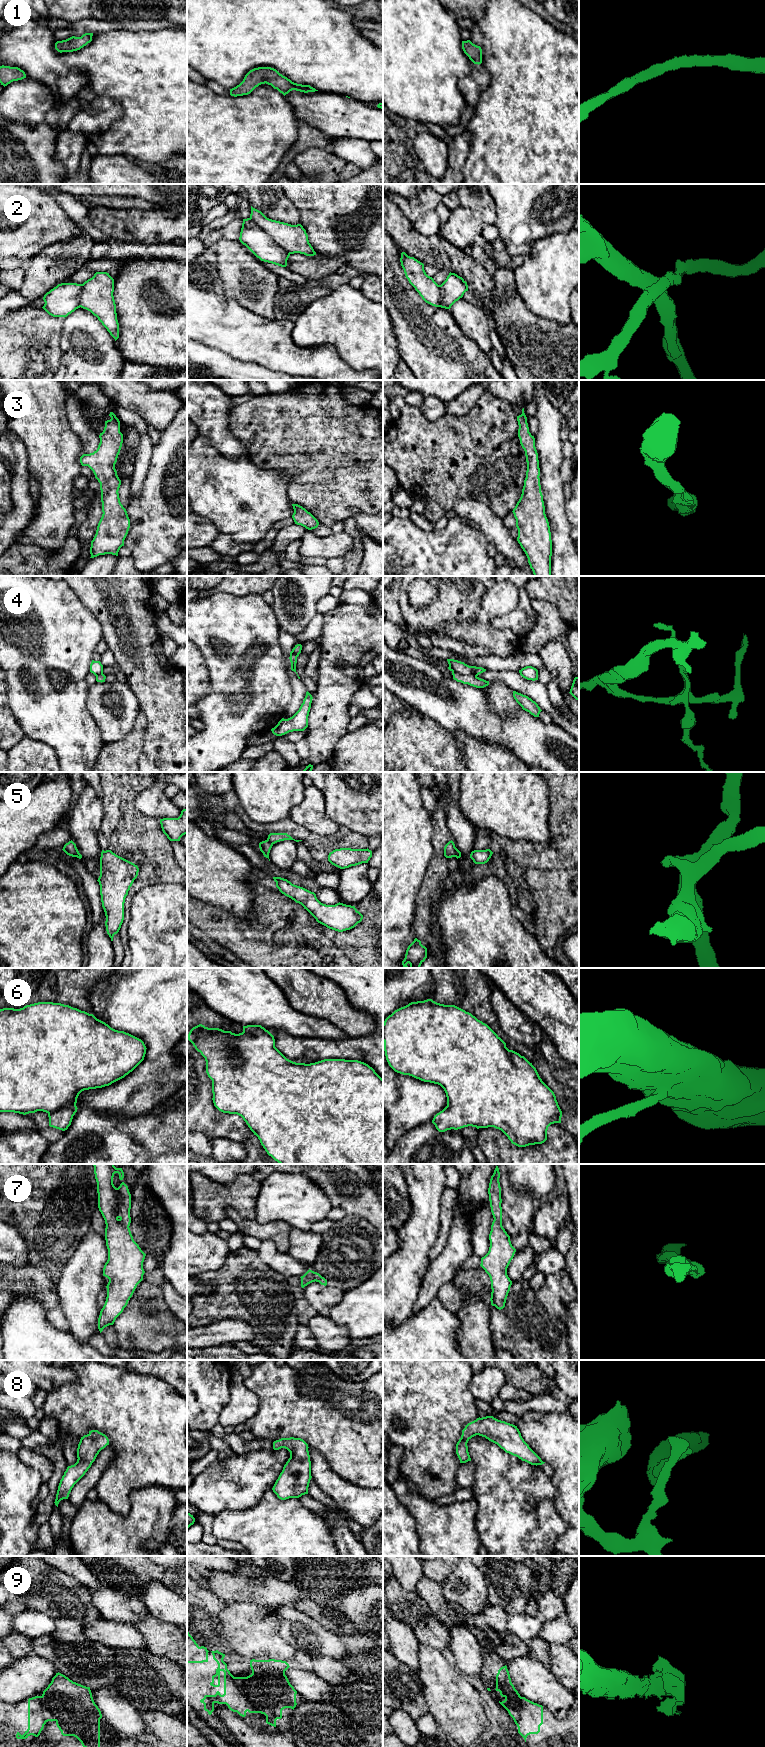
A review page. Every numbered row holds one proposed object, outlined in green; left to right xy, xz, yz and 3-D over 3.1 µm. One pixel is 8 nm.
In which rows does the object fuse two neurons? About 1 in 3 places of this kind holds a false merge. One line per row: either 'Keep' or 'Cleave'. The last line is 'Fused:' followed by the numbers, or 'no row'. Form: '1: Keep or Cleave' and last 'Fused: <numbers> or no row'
1: Keep
2: Cleave
3: Keep
4: Cleave
5: Cleave
6: Keep
7: Keep
8: Keep
9: Cleave
Fused: 2, 4, 5, 9

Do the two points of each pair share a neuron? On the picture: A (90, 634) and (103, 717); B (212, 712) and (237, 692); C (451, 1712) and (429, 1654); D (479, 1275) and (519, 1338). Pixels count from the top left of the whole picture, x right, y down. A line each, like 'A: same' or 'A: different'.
A: different
B: same
C: same
D: different

